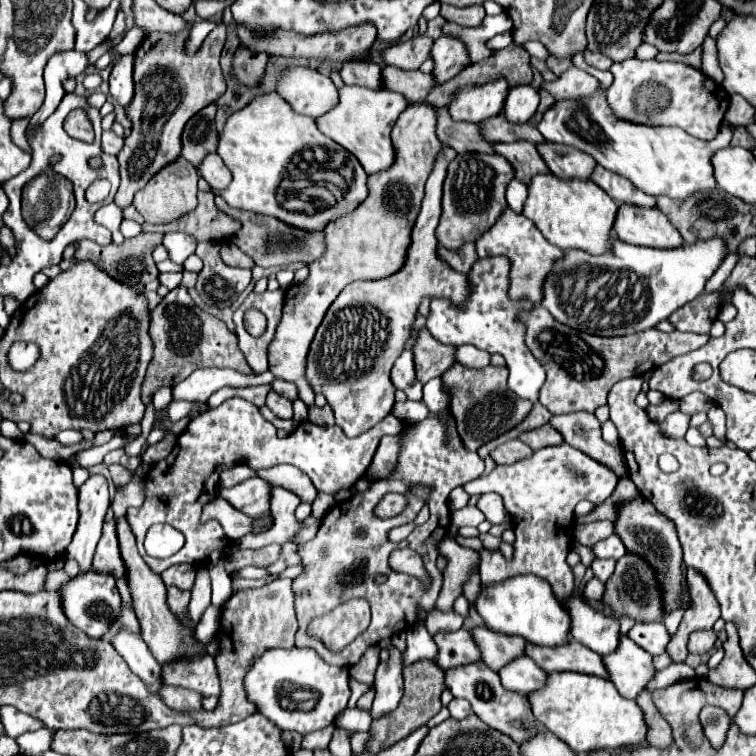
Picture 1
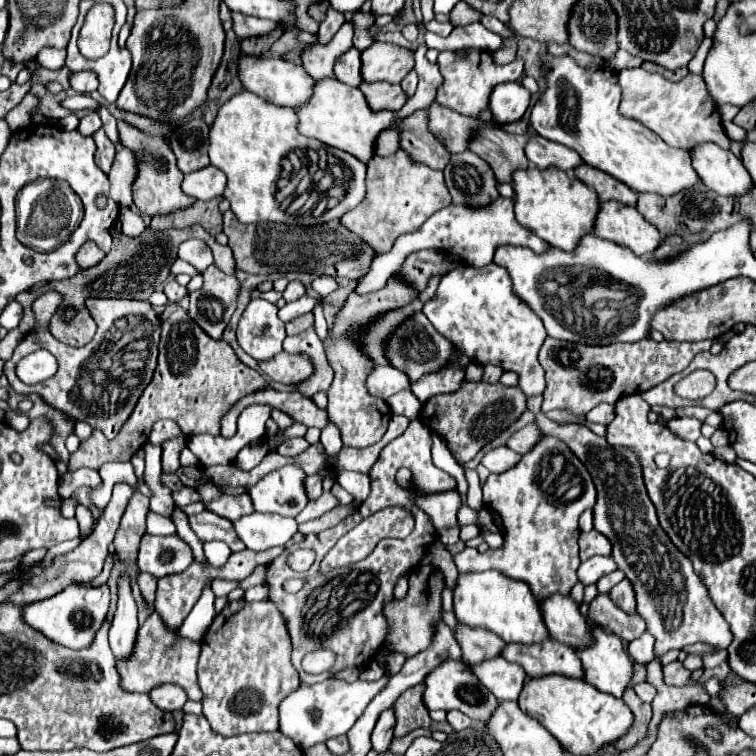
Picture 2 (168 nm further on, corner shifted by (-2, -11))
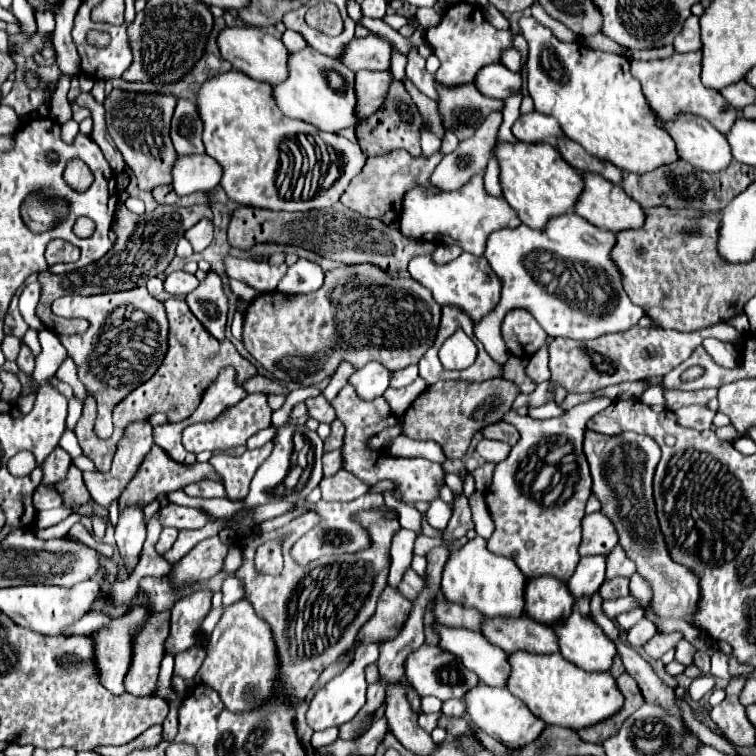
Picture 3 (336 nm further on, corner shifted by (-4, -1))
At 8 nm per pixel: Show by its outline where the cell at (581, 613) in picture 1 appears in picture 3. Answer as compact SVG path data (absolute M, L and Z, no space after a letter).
M552 576L526 580L524 586L524 612L540 624L556 626L564 622L574 606L572 594L564 582Z

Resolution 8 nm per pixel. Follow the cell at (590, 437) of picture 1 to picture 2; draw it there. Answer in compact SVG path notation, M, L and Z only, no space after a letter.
M544 414L536 416L536 424L542 432L560 438L580 458L594 478L598 500L594 506L594 528L612 542L612 558L626 578L634 584L638 614L646 620L648 632L656 638L656 656L672 648L684 648L694 642L716 646L716 650L728 648L732 632L722 614L712 604L706 586L696 576L692 562L684 556L658 524L656 508L650 502L642 484L642 470L636 456L618 446L610 446L602 436L588 438L580 432L556 432L556 424Z

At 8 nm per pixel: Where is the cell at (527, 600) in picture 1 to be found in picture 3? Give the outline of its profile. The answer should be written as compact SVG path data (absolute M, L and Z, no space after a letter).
M476 536L474 540L468 540L462 548L452 550L442 572L444 598L462 606L476 608L488 618L522 614L524 584L526 584L526 578L524 574L520 574L518 566L504 556L494 556L486 548L486 540L480 536Z

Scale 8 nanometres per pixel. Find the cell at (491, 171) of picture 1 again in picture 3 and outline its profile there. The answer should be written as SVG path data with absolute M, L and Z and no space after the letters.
M502 112L488 114L488 118L482 122L482 126L476 130L472 138L462 140L452 154L442 158L442 162L432 172L430 184L444 192L452 192L464 186L464 182L468 182L472 174L484 170L492 156L500 122Z

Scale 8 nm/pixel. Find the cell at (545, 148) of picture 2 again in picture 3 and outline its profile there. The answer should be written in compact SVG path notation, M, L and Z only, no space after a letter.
M540 112L520 114L520 118L512 126L512 134L522 142L554 142L562 136L560 124Z

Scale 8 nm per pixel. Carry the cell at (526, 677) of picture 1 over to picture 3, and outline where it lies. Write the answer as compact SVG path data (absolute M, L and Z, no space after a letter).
M436 622L432 630L438 636L438 646L460 658L484 684L504 686L508 678L508 654L504 656L504 650L492 646L480 632L466 628L448 628Z

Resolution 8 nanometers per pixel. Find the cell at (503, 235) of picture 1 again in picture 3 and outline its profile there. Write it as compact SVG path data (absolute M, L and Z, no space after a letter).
M482 172L474 174L460 190L456 192L428 192L424 186L414 186L404 194L402 214L400 214L400 232L414 240L428 240L434 244L458 244L464 252L482 256L486 238L490 232L500 228L520 226L518 214L504 202L504 198L488 198L484 194Z

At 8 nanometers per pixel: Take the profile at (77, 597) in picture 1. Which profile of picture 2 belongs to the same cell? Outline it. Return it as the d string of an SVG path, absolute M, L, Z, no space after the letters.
M68 586L60 594L42 600L38 604L28 604L24 608L24 620L32 628L38 628L46 638L68 648L88 648L94 642L96 632L102 628L110 608L110 590L102 586Z

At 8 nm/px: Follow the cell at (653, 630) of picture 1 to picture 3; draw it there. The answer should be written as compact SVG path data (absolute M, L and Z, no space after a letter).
M642 618L636 626L628 630L628 644L632 648L642 648L652 638L652 634L656 634L656 626L650 620Z

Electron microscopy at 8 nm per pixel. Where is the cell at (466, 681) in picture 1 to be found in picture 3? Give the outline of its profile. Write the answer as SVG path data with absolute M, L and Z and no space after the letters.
M422 644L408 654L404 662L404 678L420 696L436 696L442 702L448 698L462 698L478 682L476 674L470 674L458 658L452 658L452 654L444 654L444 650L430 644Z

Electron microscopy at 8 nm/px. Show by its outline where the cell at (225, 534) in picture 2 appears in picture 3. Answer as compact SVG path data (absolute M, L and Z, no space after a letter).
M166 504L160 514L162 526L172 526L178 530L198 530L208 522L208 516L196 508Z

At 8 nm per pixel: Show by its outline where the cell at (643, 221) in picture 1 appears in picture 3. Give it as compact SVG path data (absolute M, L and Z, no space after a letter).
M582 174L582 180L584 180L584 194L580 192L578 202L574 204L574 212L578 216L614 234L620 230L628 230L628 228L640 228L640 224L644 224L642 206L636 200L632 200L628 194L624 194L624 190L618 184L612 184L606 178L600 178L596 174Z

